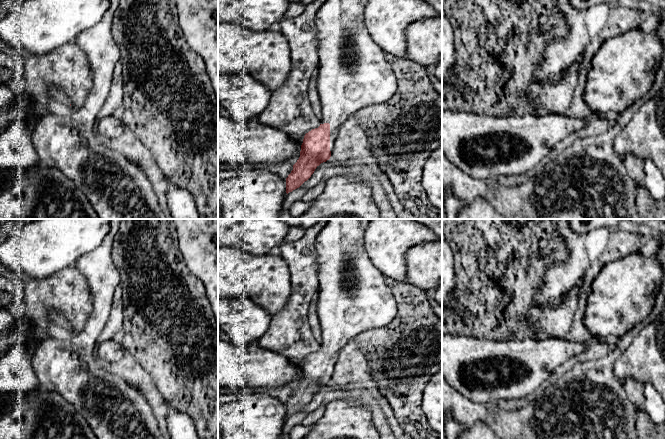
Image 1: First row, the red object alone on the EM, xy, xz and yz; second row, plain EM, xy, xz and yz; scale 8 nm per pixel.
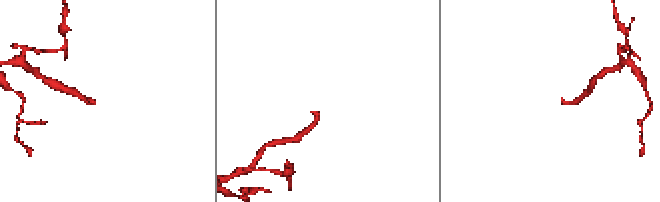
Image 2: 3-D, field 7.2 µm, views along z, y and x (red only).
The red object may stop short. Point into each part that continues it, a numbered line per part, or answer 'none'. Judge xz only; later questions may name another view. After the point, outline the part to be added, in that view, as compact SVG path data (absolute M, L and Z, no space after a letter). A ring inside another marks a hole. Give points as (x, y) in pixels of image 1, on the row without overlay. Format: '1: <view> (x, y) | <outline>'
1: xz (354, 296) | M329 219L316 239L316 261L318 267L317 314L321 326L321 348L330 348L330 375L333 377L339 351L356 335L369 329L389 325L397 314L397 303L387 278L372 263L364 241L370 219Z

